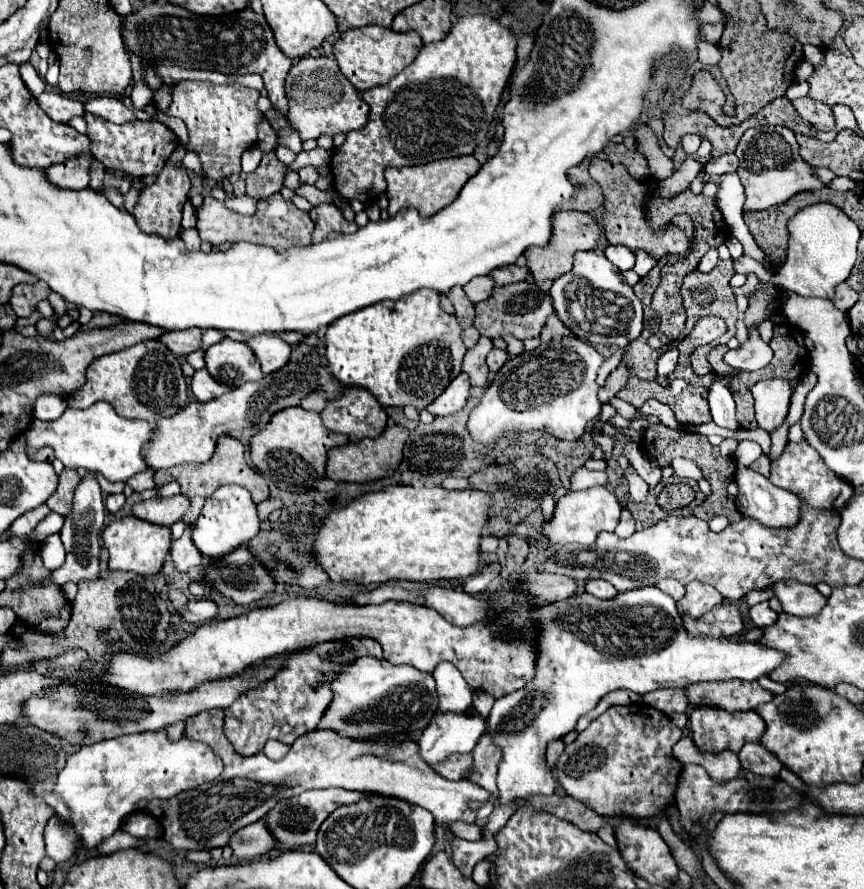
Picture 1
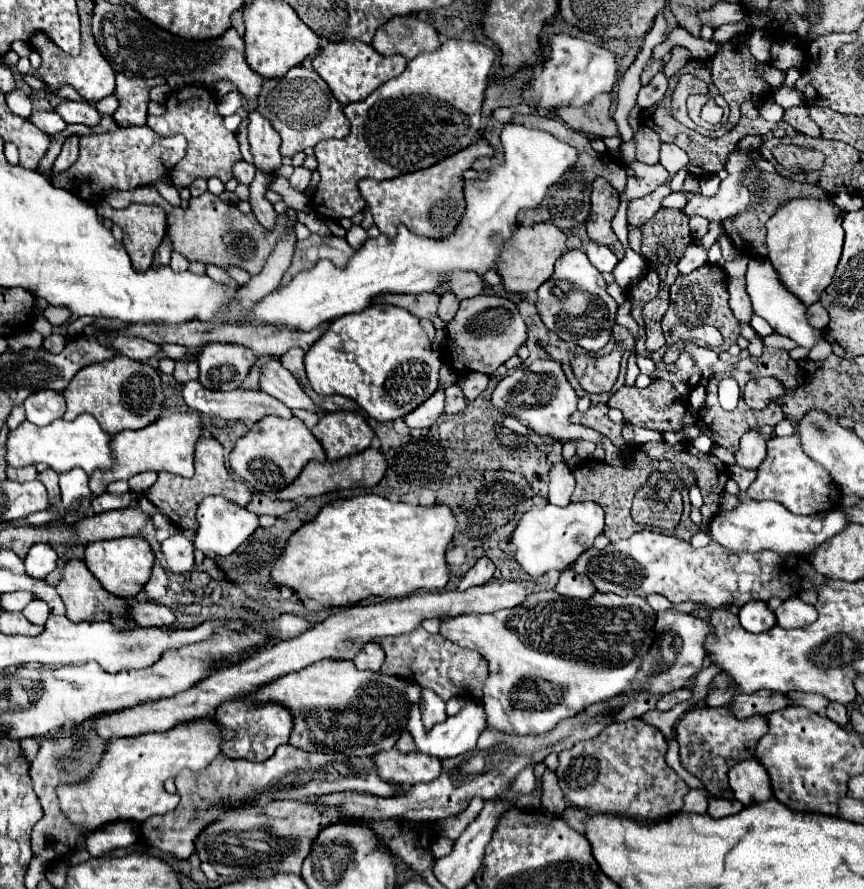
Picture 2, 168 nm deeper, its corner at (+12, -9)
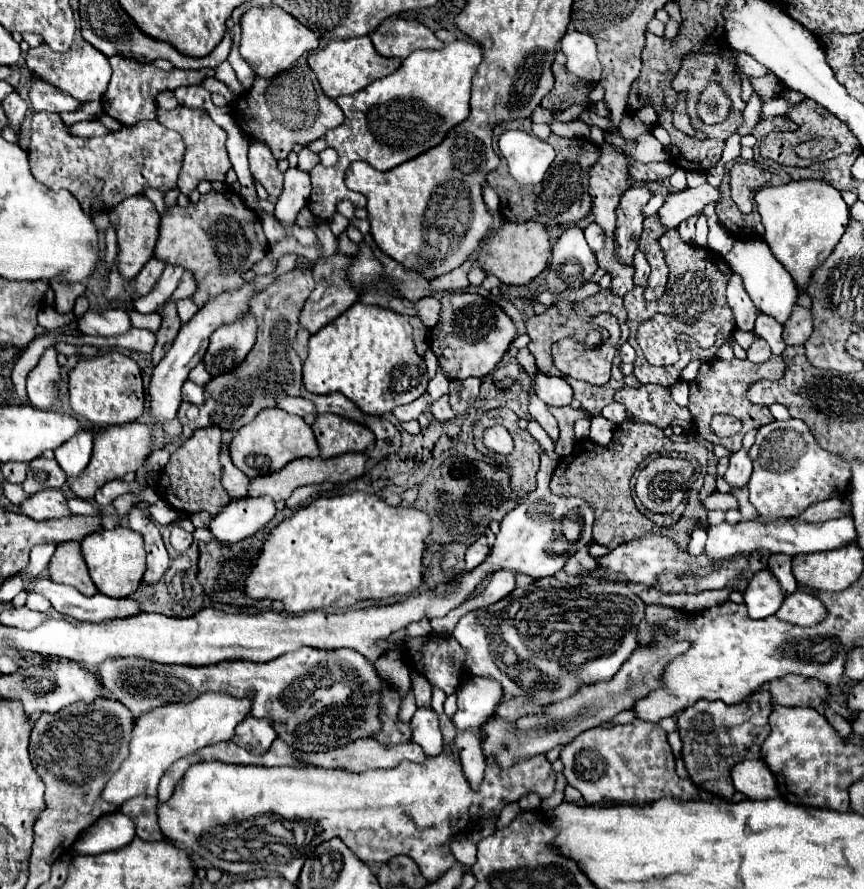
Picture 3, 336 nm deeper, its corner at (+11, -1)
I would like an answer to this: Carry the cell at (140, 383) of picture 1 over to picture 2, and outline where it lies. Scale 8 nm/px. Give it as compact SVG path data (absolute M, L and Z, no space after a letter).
M117 354L111 360L81 368L63 396L67 400L65 420L75 420L79 414L91 414L101 428L113 436L123 430L139 430L153 424L163 404L163 386L157 370L149 364Z

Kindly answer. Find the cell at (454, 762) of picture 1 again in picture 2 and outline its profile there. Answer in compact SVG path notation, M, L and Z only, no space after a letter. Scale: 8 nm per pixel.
M391 748L387 752L373 754L375 772L385 782L395 782L403 786L413 786L419 782L431 782L441 774L441 760L423 752L399 752Z

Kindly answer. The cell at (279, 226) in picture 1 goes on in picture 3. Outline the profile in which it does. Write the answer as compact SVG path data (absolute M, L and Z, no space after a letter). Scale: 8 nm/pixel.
M160 190L144 192L162 216L160 238L156 242L154 256L166 264L178 264L192 270L198 280L198 290L192 296L198 306L202 306L214 294L224 290L234 290L240 286L240 272L246 272L252 264L268 254L268 242L260 232L260 220L254 210L250 210L244 200L228 190L200 196L196 204L188 206L166 206L164 194Z

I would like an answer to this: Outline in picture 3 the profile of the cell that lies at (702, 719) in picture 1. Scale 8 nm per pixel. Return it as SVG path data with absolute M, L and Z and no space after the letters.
M758 690L734 706L724 704L722 700L698 700L694 706L682 710L678 714L678 732L684 744L682 758L692 782L706 792L730 798L736 792L730 770L746 758L760 758L760 746L770 734L770 710L772 704L768 690Z

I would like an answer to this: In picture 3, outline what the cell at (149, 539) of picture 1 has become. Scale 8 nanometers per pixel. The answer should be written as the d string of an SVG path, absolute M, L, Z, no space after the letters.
M116 526L112 530L102 528L94 534L88 534L82 540L82 554L88 564L90 578L94 580L98 592L114 596L114 598L122 598L138 590L142 576L146 572L146 552L144 552L142 534L124 526Z

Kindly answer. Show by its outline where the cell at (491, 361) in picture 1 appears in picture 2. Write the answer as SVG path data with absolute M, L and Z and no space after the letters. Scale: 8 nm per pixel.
M473 372L473 374L463 376L459 380L459 386L461 386L463 394L465 394L465 400L475 400L487 388L487 382L489 382L489 378L485 374Z

